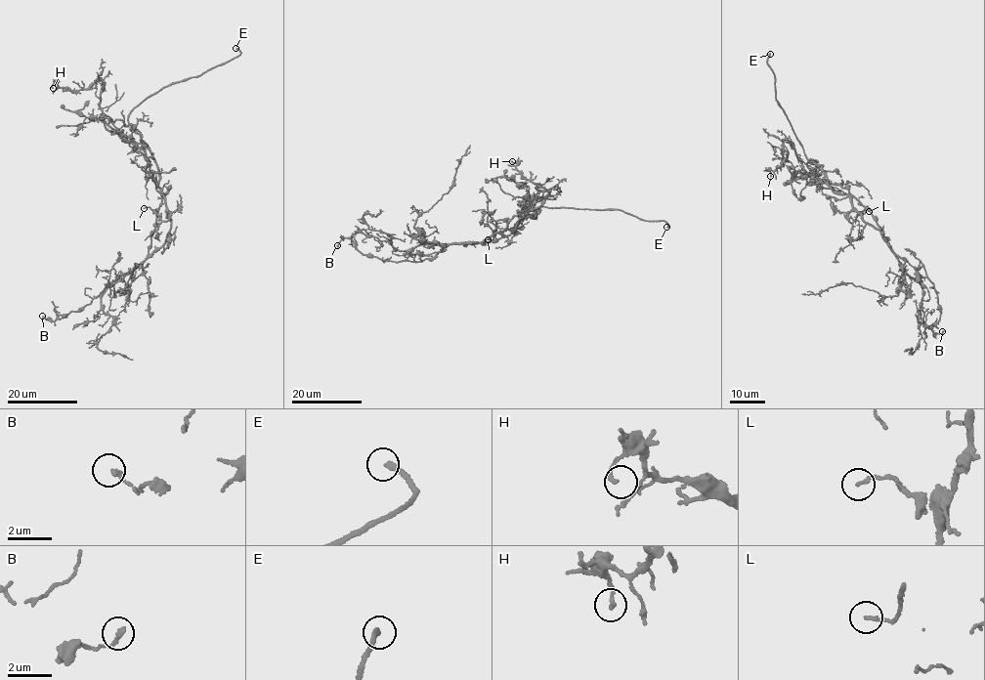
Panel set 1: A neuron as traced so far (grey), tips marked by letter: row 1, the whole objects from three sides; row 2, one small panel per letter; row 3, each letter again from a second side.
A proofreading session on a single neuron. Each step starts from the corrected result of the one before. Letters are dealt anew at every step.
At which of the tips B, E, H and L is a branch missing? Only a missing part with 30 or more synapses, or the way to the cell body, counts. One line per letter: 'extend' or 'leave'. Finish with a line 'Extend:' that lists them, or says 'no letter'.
B: leave
E: extend
H: leave
L: leave
Extend: E

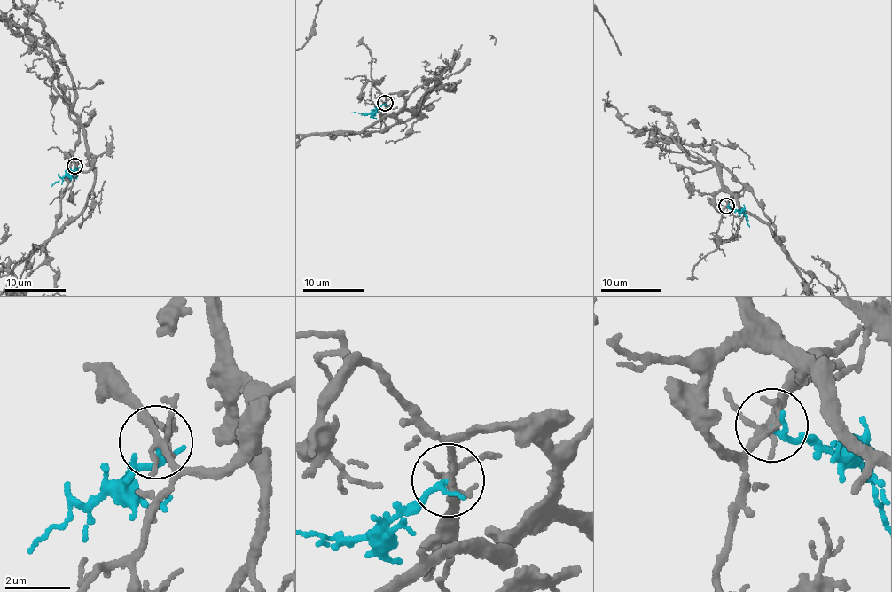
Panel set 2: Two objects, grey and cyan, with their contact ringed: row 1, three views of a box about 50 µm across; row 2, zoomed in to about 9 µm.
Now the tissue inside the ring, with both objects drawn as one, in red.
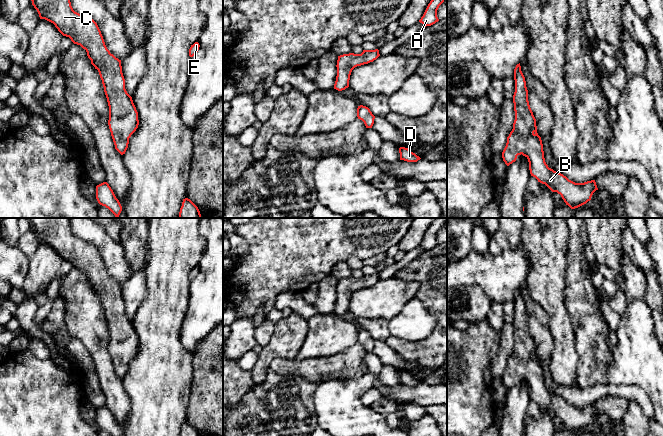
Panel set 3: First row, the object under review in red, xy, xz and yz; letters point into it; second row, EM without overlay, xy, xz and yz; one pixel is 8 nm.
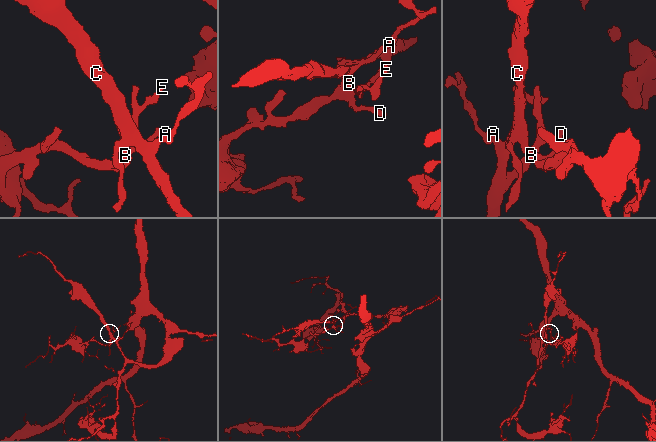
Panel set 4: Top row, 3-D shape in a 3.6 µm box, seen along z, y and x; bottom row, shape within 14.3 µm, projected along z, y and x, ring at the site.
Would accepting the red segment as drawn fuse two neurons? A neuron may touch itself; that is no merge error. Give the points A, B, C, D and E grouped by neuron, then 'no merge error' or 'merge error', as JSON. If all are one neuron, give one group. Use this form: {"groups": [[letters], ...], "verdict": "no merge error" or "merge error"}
{"groups": [["A", "B", "C", "D", "E"]], "verdict": "no merge error"}

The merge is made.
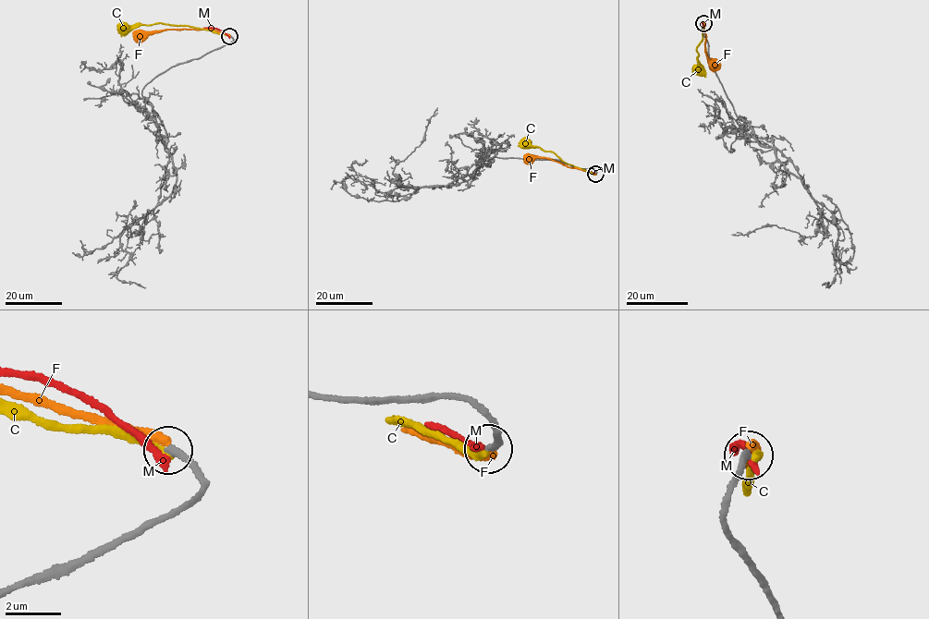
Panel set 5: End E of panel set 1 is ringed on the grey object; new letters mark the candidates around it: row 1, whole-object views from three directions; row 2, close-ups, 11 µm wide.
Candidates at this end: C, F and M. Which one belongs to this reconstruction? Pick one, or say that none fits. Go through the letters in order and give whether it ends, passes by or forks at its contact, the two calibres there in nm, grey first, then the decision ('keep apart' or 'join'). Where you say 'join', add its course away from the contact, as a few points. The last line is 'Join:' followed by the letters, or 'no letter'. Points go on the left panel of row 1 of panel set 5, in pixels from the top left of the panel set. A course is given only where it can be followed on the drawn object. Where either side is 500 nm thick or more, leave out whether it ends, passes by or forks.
C: it ends; calibres 220 and 280 nm; keep apart
F: it ends; calibres 240 and 320 nm; keep apart
M: it ends; calibres 240 and 300 nm; keep apart
Join: no letter

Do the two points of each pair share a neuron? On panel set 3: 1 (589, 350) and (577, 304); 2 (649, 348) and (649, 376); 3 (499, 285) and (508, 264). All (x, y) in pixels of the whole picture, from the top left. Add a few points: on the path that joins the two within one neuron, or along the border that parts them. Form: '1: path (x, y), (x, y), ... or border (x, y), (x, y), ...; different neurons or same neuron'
1: path (589, 339), (589, 324), (585, 315); same neuron
2: path (649, 355), (649, 369); same neuron
3: path (499, 280), (508, 269); same neuron

